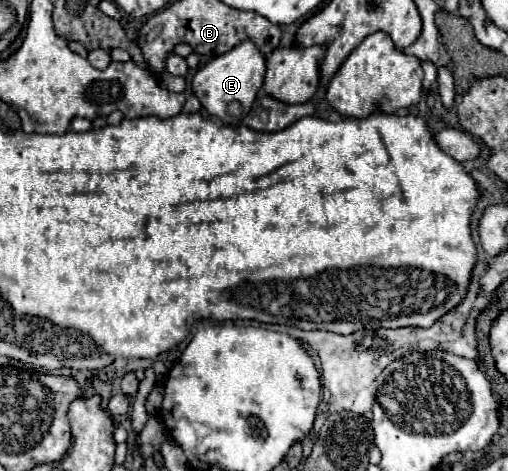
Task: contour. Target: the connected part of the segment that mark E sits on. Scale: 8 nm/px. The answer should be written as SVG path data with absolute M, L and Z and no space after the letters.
M245 39L241 45L233 47L231 51L211 59L207 65L203 65L195 77L193 77L193 93L201 101L201 105L215 117L219 117L225 125L239 125L241 119L251 111L251 105L263 87L265 79L265 57L251 43L251 39Z

